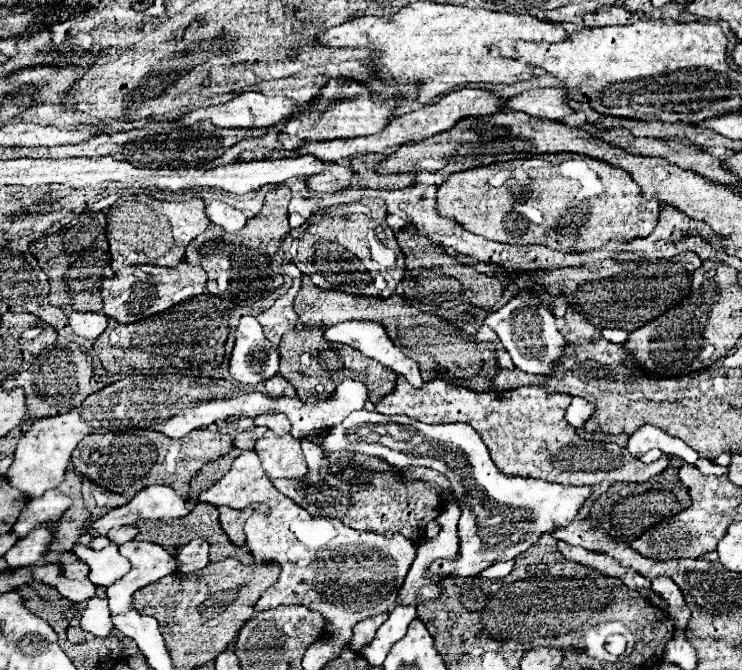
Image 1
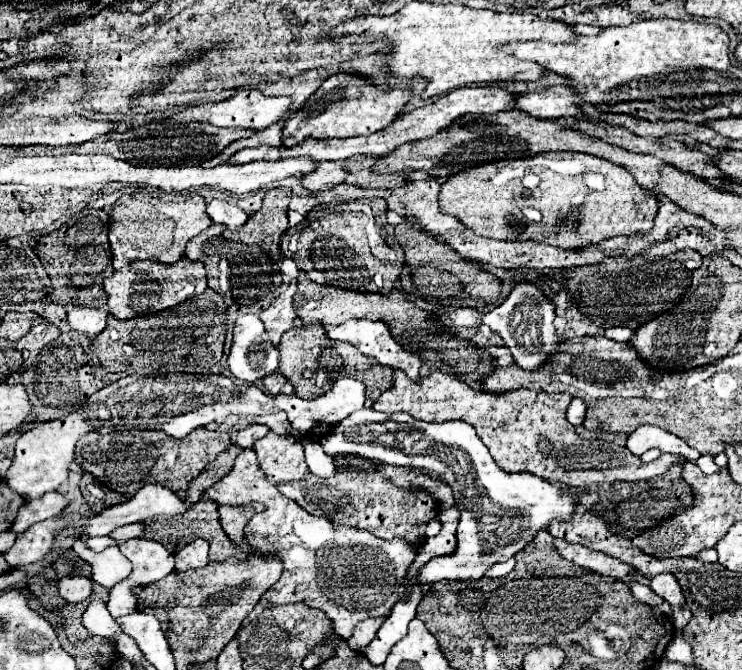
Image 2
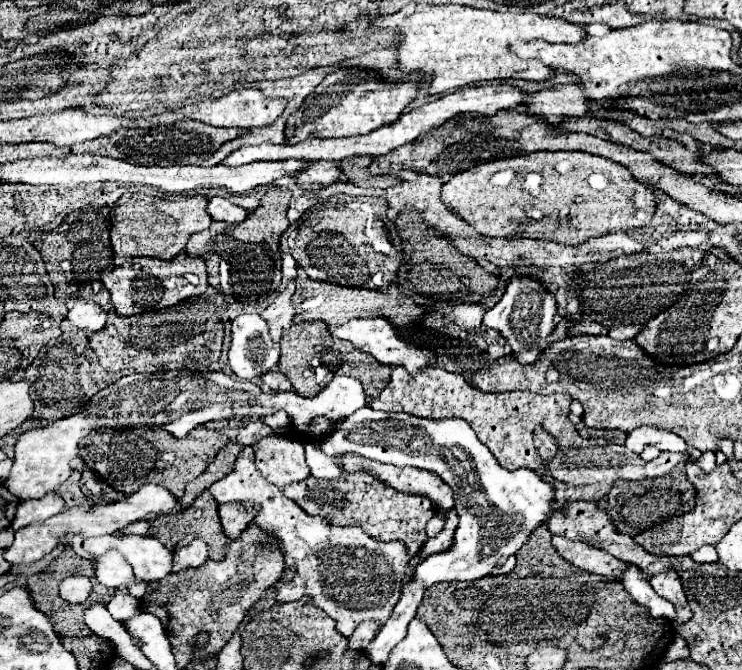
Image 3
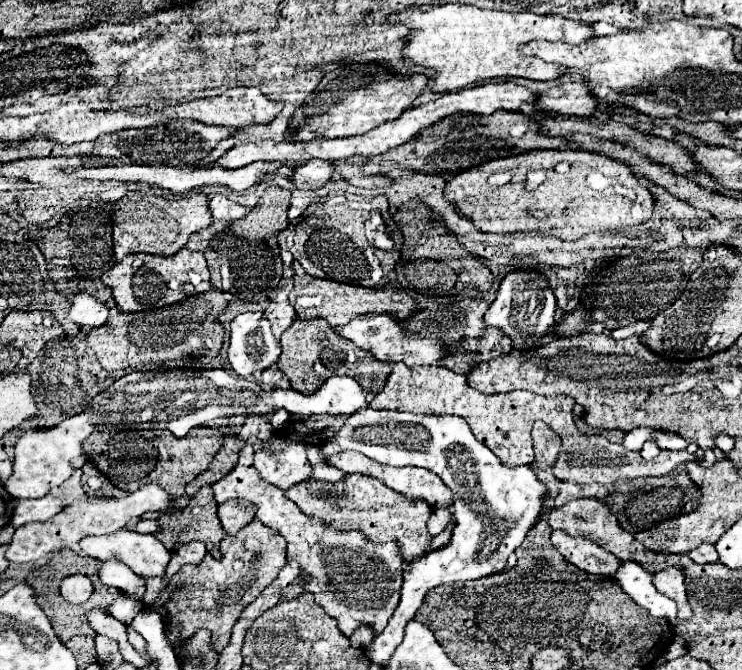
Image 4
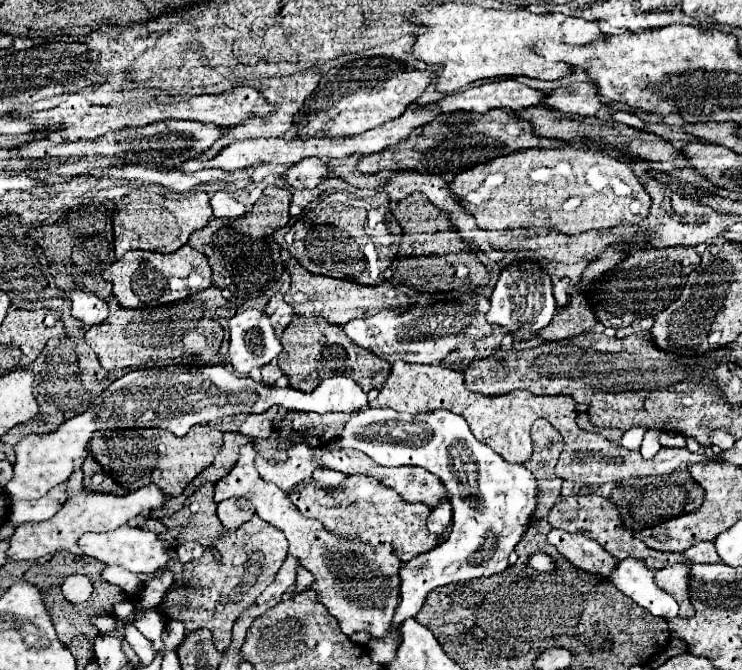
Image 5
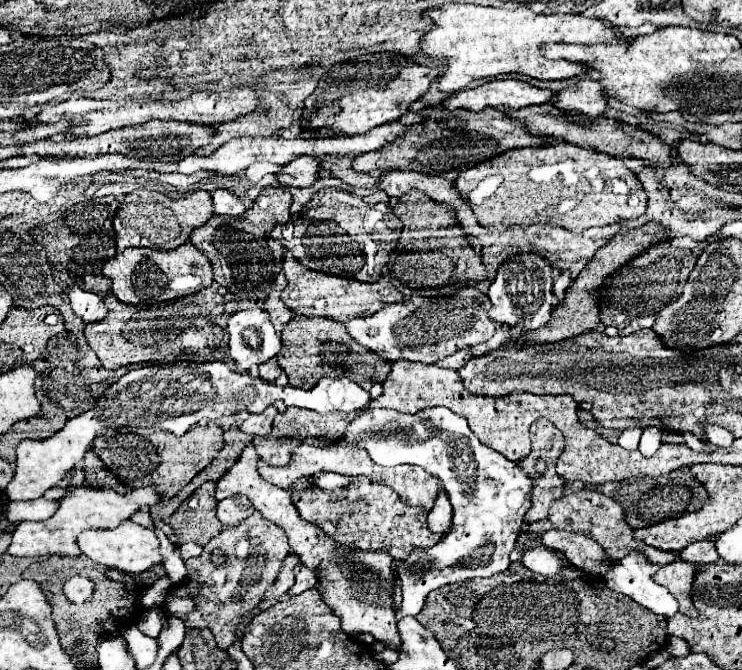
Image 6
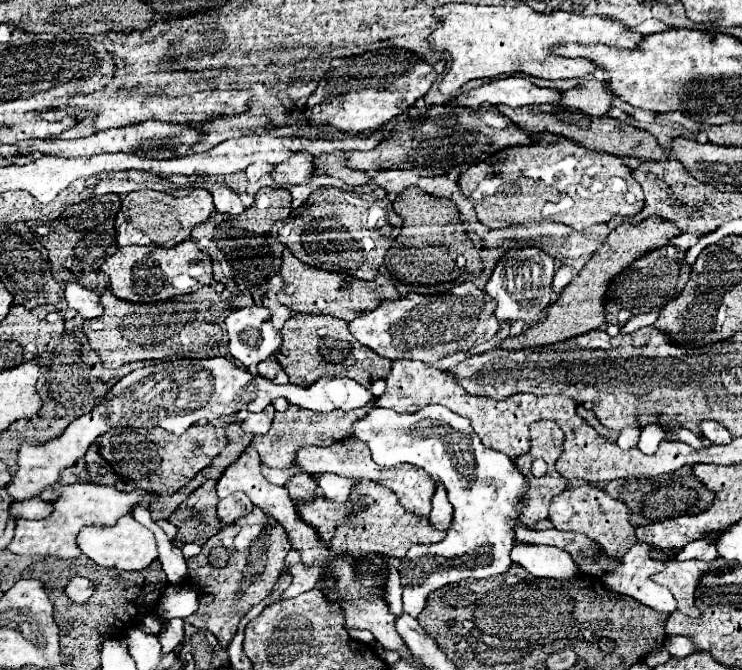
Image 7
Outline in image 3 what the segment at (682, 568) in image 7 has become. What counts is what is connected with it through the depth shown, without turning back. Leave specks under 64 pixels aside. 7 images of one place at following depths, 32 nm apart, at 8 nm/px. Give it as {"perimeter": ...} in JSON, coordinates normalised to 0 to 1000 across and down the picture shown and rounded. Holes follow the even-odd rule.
{"perimeter":[[[908,854],[884,857],[879,863],[879,878],[884,881],[884,887],[895,890],[898,896],[903,896],[911,904],[914,931],[922,931],[922,928],[927,928],[933,922],[933,913],[927,910],[925,890],[922,890],[922,878],[919,878],[919,869],[916,869],[914,857],[908,857]]]}

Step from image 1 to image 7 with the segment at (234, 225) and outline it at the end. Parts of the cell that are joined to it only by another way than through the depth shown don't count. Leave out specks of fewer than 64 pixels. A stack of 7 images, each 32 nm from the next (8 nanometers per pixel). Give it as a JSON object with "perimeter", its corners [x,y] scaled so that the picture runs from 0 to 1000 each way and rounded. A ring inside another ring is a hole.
{"perimeter":[[[296,278],[294,284],[286,287],[286,293],[288,293],[288,310],[296,319],[318,322],[318,319],[326,319],[332,313],[326,299],[321,296],[321,290],[313,281],[307,281],[307,278]]]}

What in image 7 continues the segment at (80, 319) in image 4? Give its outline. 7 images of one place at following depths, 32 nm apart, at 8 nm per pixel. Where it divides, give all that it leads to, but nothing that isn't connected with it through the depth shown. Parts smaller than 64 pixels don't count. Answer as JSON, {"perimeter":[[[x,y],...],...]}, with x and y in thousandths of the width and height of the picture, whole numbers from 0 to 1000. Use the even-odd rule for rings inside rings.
{"perimeter":[[[92,421],[89,424],[89,451],[94,460],[100,460],[113,478],[124,478],[124,475],[135,475],[140,469],[140,457],[135,454],[135,442],[124,433],[111,430],[108,424]]]}

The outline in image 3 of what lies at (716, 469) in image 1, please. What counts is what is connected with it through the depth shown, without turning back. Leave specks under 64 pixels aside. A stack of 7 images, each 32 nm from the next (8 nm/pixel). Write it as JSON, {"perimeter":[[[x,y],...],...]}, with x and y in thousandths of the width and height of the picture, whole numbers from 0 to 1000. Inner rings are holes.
{"perimeter":[[[958,673],[949,675],[942,685],[938,687],[938,693],[951,704],[957,706],[965,699],[965,682]]]}

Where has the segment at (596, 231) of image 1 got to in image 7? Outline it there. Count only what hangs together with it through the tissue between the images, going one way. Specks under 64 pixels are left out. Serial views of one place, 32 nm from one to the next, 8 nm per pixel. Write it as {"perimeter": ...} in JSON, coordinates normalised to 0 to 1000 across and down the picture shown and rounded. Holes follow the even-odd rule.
{"perimeter":[[[725,200],[714,218],[693,218],[617,266],[623,290],[636,301],[644,328],[658,340],[690,334],[752,331],[774,343],[819,334],[827,322],[852,325],[868,310],[868,290],[838,236],[801,227],[747,200]]]}

